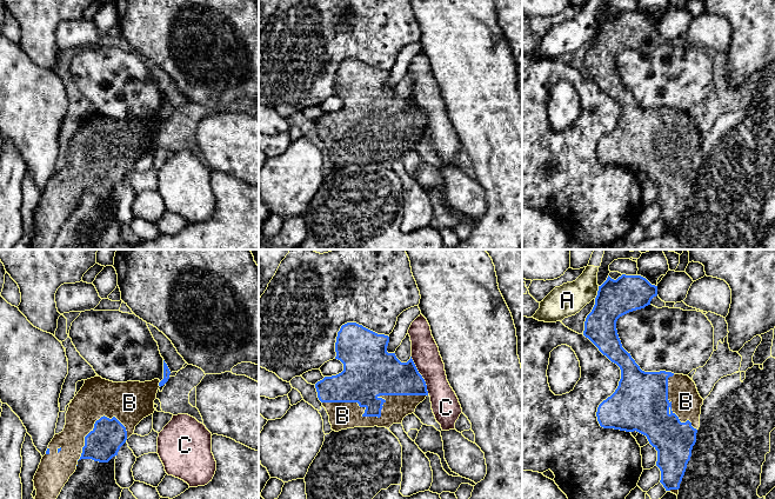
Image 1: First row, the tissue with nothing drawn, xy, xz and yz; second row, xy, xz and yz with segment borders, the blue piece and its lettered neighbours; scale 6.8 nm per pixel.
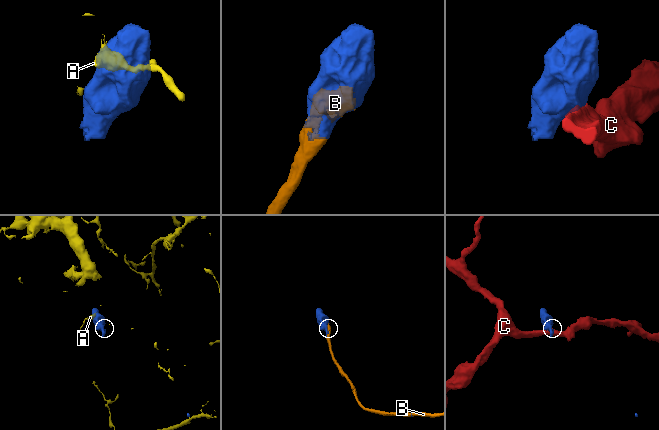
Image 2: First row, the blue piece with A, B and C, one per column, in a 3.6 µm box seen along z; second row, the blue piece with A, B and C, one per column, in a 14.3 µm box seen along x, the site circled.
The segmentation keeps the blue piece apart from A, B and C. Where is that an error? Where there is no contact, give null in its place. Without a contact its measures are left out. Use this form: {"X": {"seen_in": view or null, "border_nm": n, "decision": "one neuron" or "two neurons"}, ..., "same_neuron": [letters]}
{"A": {"seen_in": "yz", "border_nm": 90, "decision": "two neurons"}, "B": {"seen_in": "xz", "border_nm": 700, "decision": "one neuron"}, "C": {"seen_in": "xz", "border_nm": 280, "decision": "two neurons"}, "same_neuron": ["B"]}

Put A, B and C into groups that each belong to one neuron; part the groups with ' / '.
A / B / C

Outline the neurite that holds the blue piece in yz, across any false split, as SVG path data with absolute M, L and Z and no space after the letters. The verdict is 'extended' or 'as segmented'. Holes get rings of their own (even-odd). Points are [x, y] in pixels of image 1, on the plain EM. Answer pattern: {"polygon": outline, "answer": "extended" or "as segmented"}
{"polygon": "M622 11L616 16L608 12L607 16L599 22L595 41L584 58L583 72L621 106L617 125L597 144L596 153L600 162L626 168L636 167L646 172L649 180L657 187L656 202L661 207L660 219L667 228L677 232L693 182L696 179L703 135L688 112L666 107L642 107L630 89L622 84L616 66L616 58L620 53L644 45L656 32L657 22L652 21L641 12Z", "answer": "extended"}

